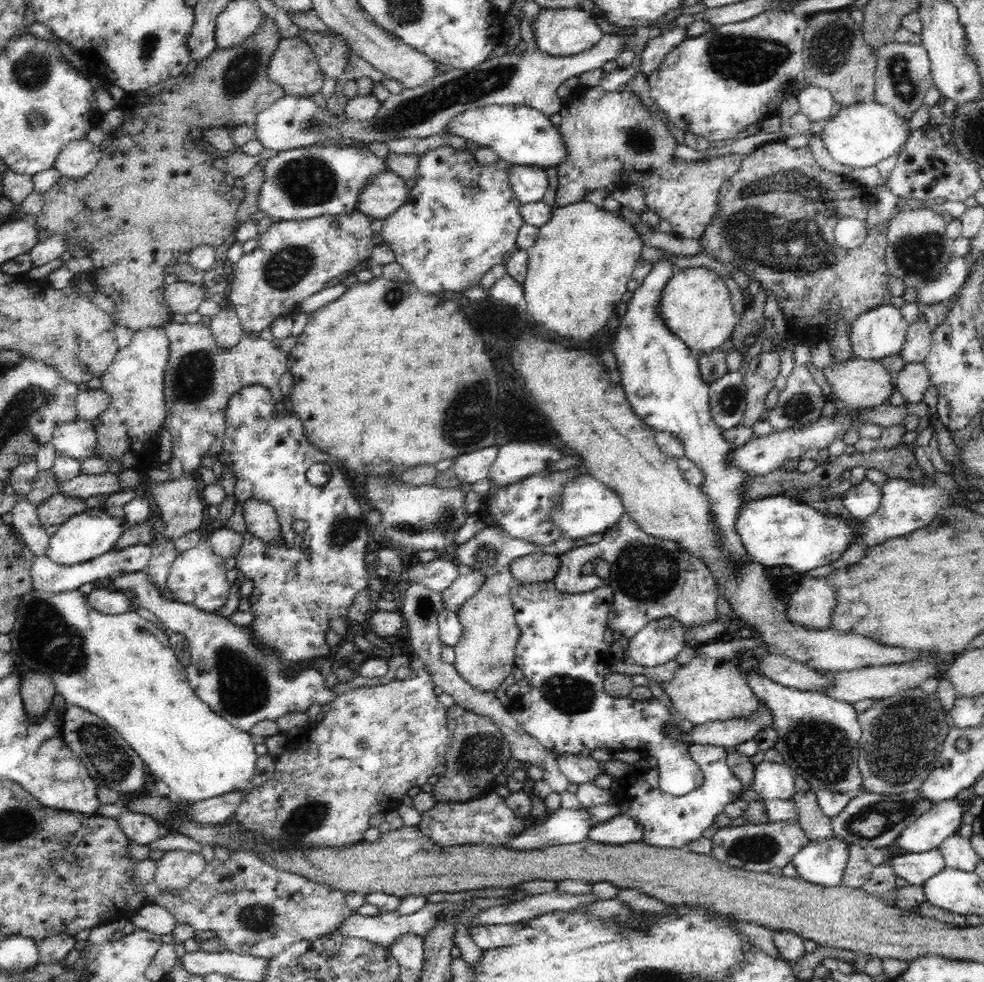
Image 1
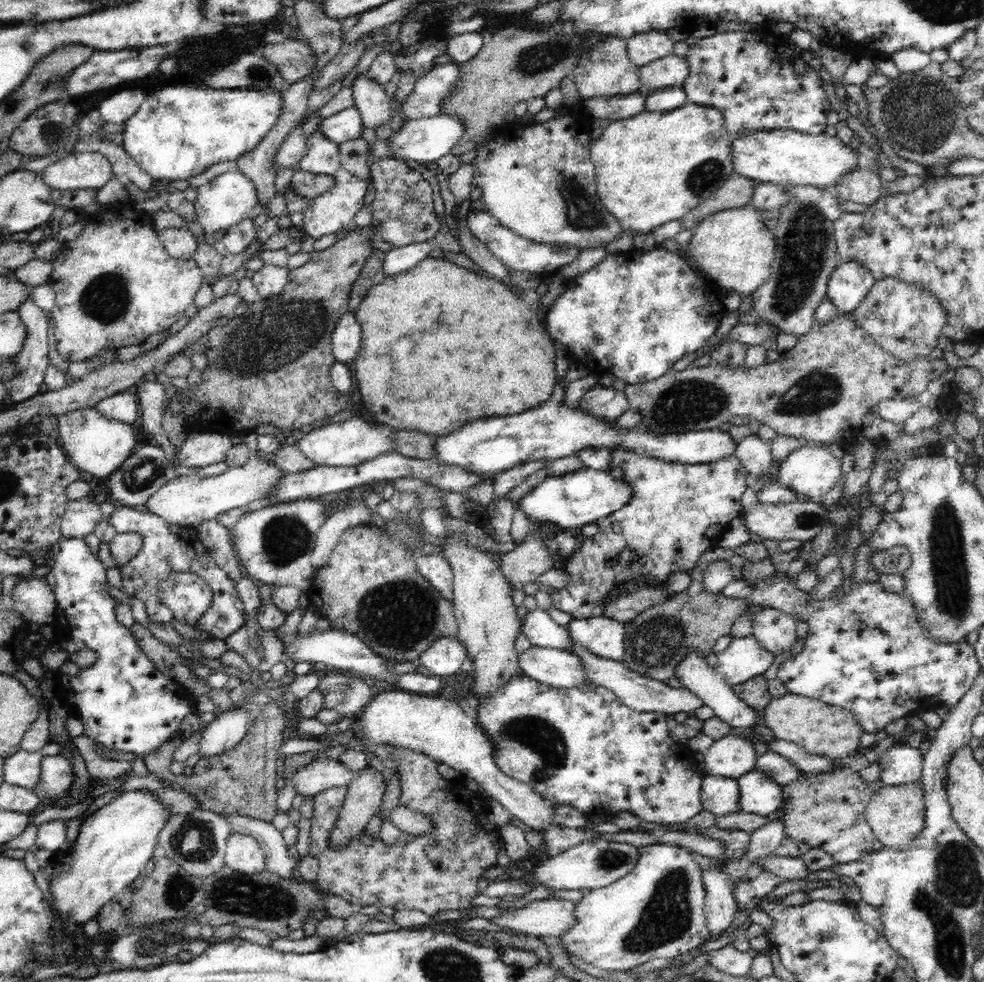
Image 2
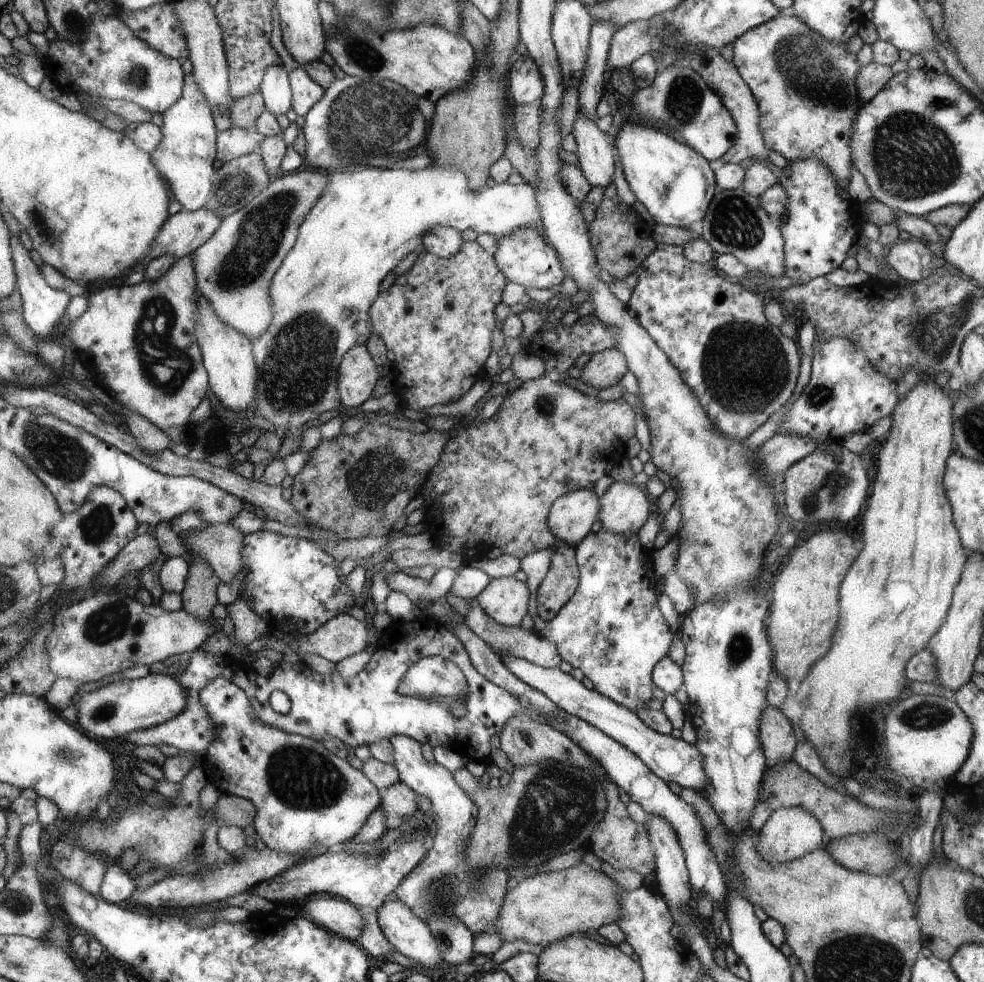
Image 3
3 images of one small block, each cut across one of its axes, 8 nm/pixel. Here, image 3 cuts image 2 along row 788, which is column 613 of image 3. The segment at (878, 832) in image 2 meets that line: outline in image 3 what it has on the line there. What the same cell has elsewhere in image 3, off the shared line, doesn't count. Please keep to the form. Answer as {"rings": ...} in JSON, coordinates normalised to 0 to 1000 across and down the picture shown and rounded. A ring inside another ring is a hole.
{"rings":[[[585,880],[566,888],[549,888],[545,891],[536,891],[526,894],[526,900],[522,904],[516,904],[510,914],[510,925],[506,931],[506,939],[501,948],[508,951],[510,961],[530,957],[540,961],[549,961],[551,964],[563,960],[565,957],[578,952],[600,951],[607,949],[611,944],[626,940],[630,931],[630,919],[628,919],[628,906],[630,903],[620,892],[613,887],[604,886],[598,880]]]}

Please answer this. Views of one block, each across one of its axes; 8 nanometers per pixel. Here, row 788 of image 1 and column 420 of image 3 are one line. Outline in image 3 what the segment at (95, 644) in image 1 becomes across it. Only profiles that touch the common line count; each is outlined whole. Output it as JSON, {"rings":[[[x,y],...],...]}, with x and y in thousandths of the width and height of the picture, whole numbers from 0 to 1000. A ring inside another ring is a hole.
{"rings":[[[440,167],[429,173],[394,173],[364,168],[330,176],[333,181],[330,196],[311,220],[302,247],[277,282],[274,292],[274,303],[278,308],[277,328],[270,340],[256,347],[262,373],[260,419],[279,436],[295,434],[296,439],[309,430],[321,428],[333,418],[343,418],[342,386],[347,368],[356,354],[370,351],[375,346],[378,338],[376,314],[385,301],[386,289],[415,259],[429,254],[431,238],[437,236],[437,232],[482,234],[506,242],[535,230],[553,238],[550,212],[543,191],[537,185],[525,189],[517,186],[492,189],[488,196],[482,196],[474,175]]]}

